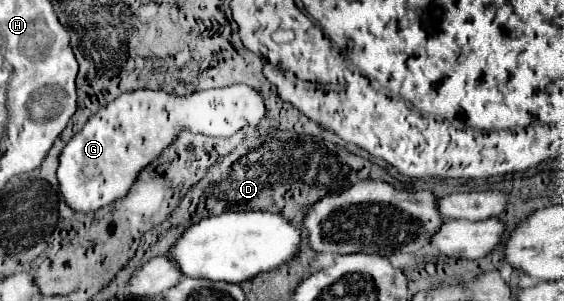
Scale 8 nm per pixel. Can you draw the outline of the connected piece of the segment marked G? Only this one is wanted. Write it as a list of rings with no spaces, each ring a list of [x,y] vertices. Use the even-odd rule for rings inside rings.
[[[245,84],[193,90],[185,96],[149,88],[123,92],[97,110],[61,150],[57,168],[59,192],[71,210],[83,214],[95,212],[123,198],[141,170],[157,160],[181,132],[227,138],[241,128],[257,126],[263,116],[265,104],[261,94]]]

